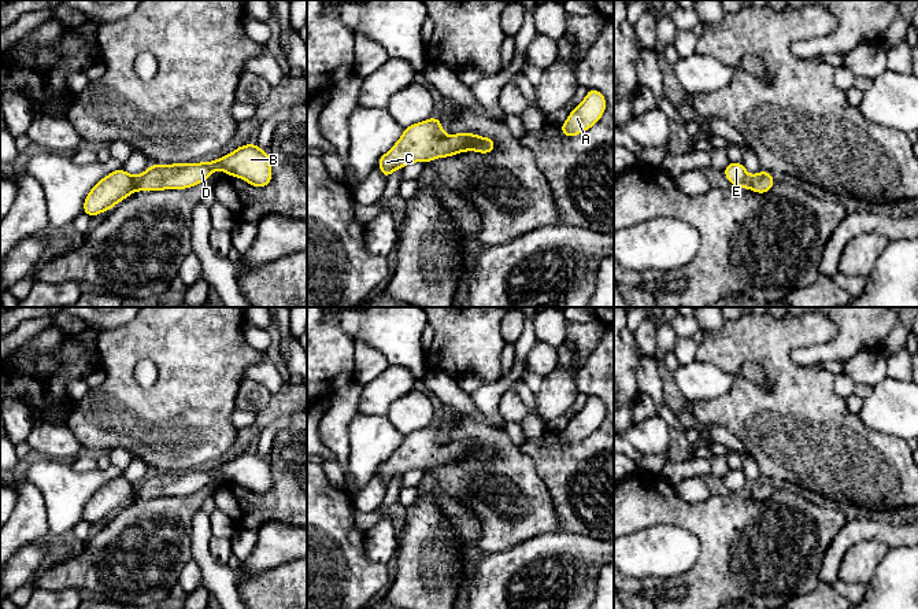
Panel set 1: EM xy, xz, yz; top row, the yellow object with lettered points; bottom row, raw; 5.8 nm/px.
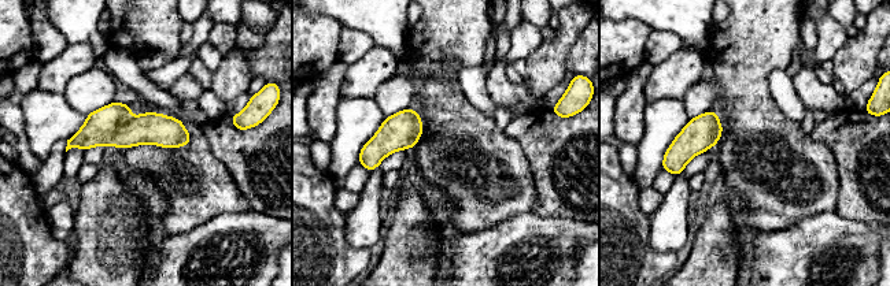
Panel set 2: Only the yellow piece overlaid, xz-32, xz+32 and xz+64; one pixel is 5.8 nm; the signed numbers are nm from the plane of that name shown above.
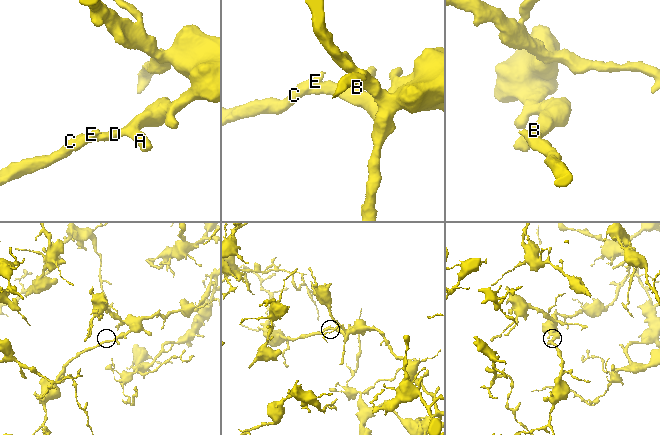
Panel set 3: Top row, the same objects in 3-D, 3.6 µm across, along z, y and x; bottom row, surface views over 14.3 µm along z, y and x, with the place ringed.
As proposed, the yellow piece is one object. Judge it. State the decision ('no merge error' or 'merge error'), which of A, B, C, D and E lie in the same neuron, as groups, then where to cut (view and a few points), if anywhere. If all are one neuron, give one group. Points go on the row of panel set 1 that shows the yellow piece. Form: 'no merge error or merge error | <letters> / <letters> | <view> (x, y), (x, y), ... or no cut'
no merge error | A B C D E | no cut

